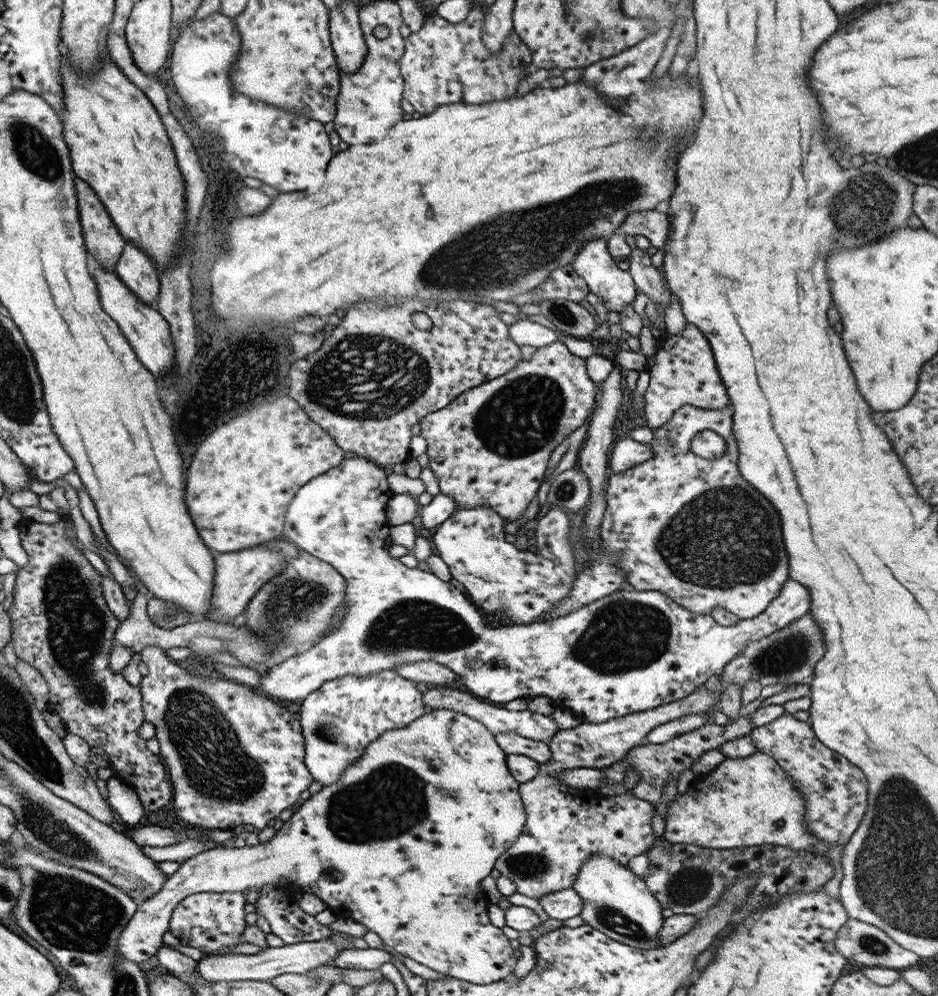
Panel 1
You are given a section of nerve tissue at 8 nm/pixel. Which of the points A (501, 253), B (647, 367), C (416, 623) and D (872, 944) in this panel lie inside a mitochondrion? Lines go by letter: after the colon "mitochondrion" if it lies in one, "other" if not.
A: mitochondrion
B: other
C: mitochondrion
D: mitochondrion

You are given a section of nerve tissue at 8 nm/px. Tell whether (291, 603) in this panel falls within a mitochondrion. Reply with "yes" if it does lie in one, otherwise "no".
yes

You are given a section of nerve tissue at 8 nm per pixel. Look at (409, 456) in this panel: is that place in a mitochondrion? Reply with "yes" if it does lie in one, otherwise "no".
no

